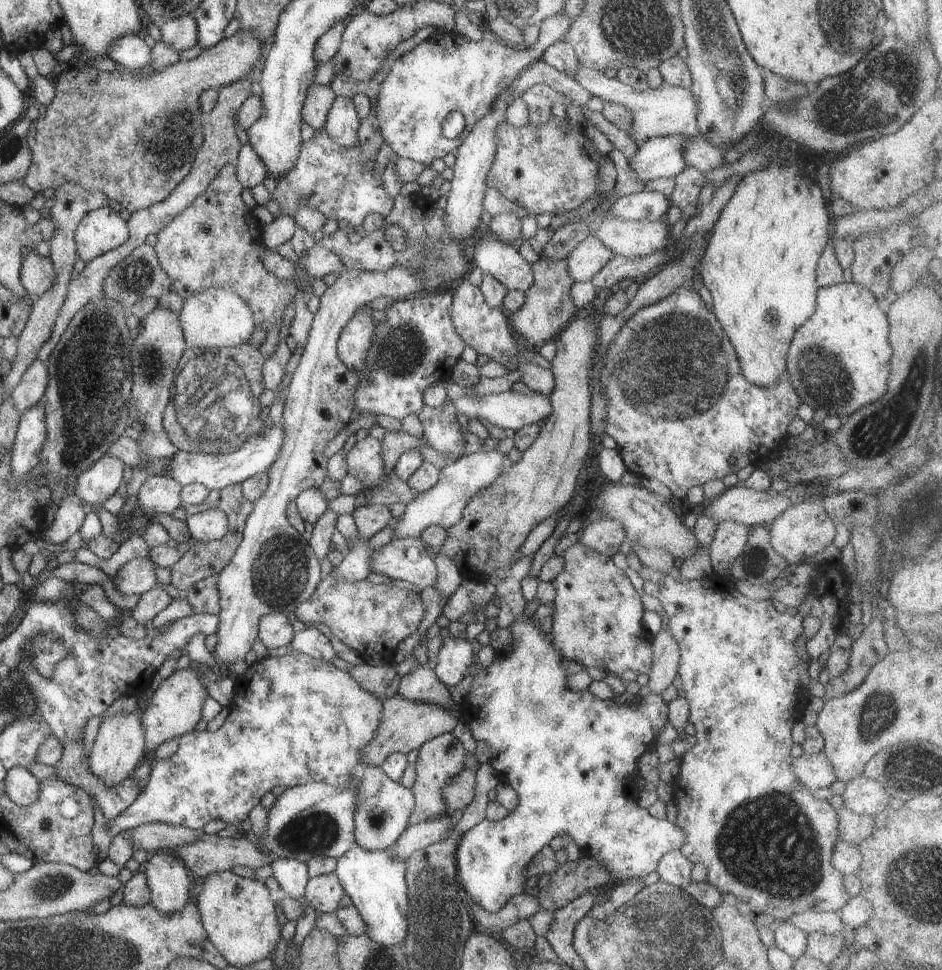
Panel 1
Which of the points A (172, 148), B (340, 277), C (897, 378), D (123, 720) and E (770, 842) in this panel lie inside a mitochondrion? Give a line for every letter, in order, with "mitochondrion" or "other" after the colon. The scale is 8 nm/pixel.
A: mitochondrion
B: other
C: other
D: other
E: mitochondrion

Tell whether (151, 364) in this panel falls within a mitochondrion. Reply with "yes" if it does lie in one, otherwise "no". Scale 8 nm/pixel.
yes

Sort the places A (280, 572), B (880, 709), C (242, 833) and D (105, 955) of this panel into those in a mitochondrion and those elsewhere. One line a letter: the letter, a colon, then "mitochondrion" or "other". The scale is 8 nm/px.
A: mitochondrion
B: mitochondrion
C: other
D: mitochondrion

